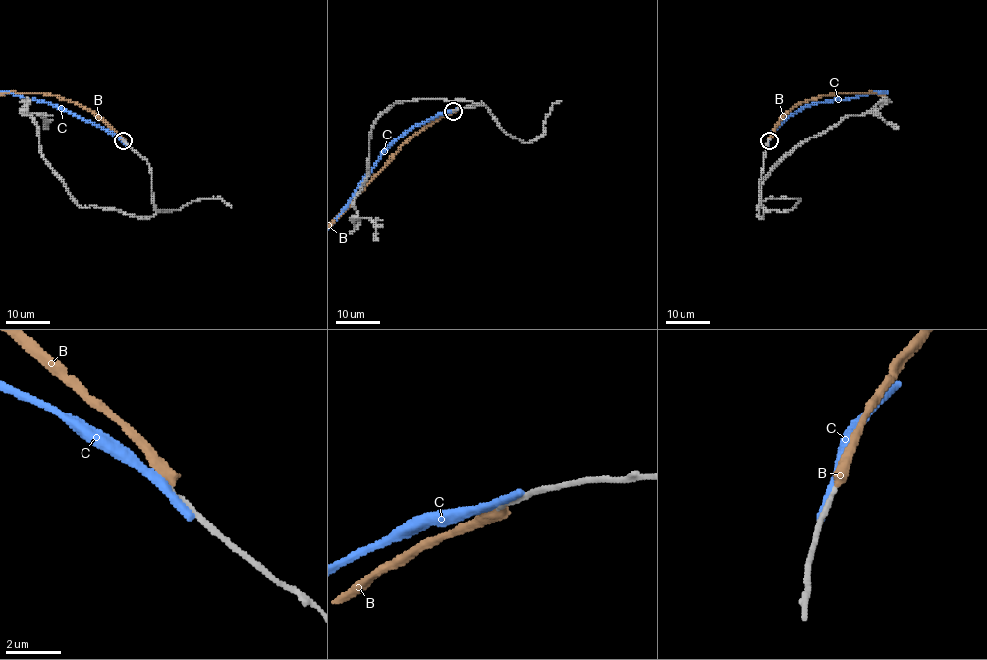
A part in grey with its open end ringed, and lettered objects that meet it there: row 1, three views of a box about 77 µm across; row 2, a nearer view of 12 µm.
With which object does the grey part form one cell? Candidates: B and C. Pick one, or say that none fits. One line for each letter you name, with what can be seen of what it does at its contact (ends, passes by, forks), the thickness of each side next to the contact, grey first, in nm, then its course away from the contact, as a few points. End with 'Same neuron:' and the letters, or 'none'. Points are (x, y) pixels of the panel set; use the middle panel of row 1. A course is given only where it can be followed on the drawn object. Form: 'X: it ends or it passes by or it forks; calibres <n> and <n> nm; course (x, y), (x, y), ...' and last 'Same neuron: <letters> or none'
Same neuron: none

